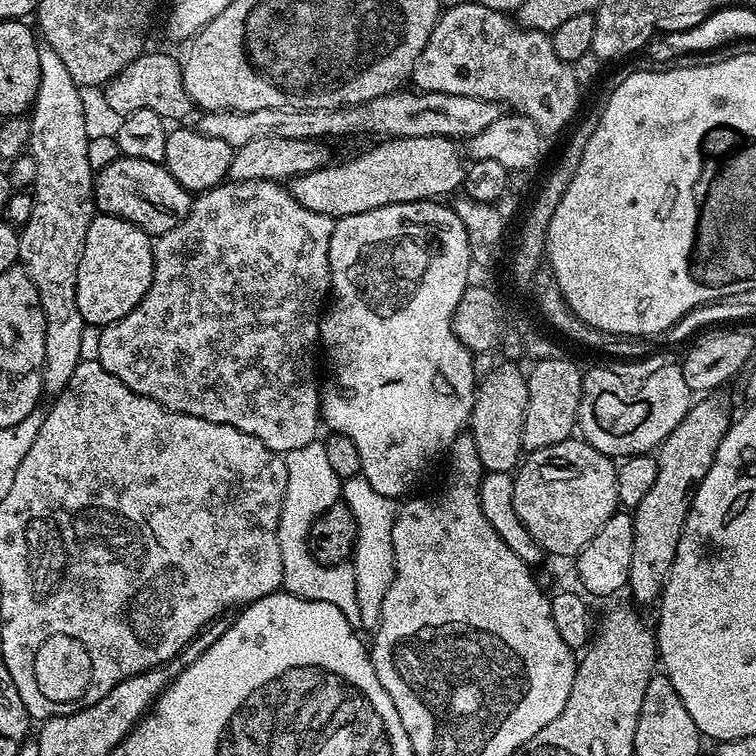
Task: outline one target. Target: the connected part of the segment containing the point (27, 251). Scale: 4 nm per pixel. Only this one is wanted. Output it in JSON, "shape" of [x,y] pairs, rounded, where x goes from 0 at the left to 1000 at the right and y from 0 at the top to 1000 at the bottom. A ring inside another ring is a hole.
{"shape":[[[50,57],[53,107],[48,134],[40,144],[37,196],[48,216],[45,278],[25,303],[25,348],[40,362],[56,394],[56,415],[61,421],[61,479],[58,480],[58,519],[73,526],[93,505],[93,495],[107,479],[111,422],[103,410],[103,347],[114,320],[114,304],[130,284],[122,255],[124,224],[114,209],[119,173],[111,155],[111,132],[104,111],[93,103],[93,93],[69,62]]]}

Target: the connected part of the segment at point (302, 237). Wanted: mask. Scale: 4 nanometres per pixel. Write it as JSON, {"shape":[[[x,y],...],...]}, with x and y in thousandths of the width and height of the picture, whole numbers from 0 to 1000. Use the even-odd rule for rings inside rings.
{"shape":[[[302,238],[291,243],[287,249],[274,249],[271,254],[263,255],[254,266],[254,276],[251,283],[246,283],[246,288],[241,294],[235,294],[235,299],[230,299],[230,304],[220,304],[220,310],[214,310],[205,319],[201,335],[204,336],[204,368],[198,373],[198,384],[193,384],[193,389],[188,394],[188,399],[183,405],[177,405],[177,410],[172,410],[172,415],[167,415],[167,421],[156,421],[156,426],[140,429],[132,434],[132,451],[130,452],[130,476],[135,485],[146,489],[146,495],[151,495],[151,500],[156,500],[167,511],[172,511],[172,516],[177,516],[183,521],[188,521],[193,526],[198,526],[204,532],[209,532],[217,540],[222,540],[226,545],[239,545],[241,548],[251,548],[257,553],[272,553],[278,558],[288,558],[299,563],[310,563],[315,569],[320,569],[325,574],[331,574],[336,579],[341,579],[341,585],[347,585],[352,590],[357,590],[357,595],[378,601],[384,595],[394,595],[399,590],[414,586],[419,581],[418,570],[426,566],[426,552],[423,548],[423,516],[425,504],[418,504],[418,466],[421,471],[421,456],[423,455],[423,421],[431,407],[431,398],[437,392],[439,378],[439,358],[437,357],[437,315],[439,313],[440,287],[431,283],[421,283],[415,278],[407,278],[405,272],[399,272],[386,259],[385,253],[380,247],[372,246],[369,242],[358,238],[327,238],[325,241],[315,241],[313,238]]]}

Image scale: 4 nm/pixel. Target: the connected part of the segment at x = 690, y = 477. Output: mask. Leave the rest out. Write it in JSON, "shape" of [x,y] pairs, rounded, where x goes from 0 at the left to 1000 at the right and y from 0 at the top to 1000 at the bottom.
{"shape":[[[937,521],[922,528],[915,541],[897,558],[897,563],[878,581],[870,594],[870,634],[865,648],[844,664],[839,675],[839,733],[833,733],[833,759],[828,774],[836,782],[840,798],[866,800],[878,784],[878,772],[897,733],[897,712],[902,712],[905,692],[918,653],[934,632],[934,622],[947,608],[950,590],[968,562],[971,545],[963,541],[958,521]]]}

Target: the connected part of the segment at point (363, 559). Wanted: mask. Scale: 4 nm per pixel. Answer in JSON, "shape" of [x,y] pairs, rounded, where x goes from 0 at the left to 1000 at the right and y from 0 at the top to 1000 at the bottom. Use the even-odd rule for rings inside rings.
{"shape":[[[478,627],[454,636],[452,661],[468,680],[471,690],[471,722],[466,726],[463,745],[468,754],[468,770],[474,770],[474,807],[479,811],[479,827],[495,833],[505,812],[505,791],[521,770],[521,690],[526,667],[520,657],[507,656],[484,638]]]}

